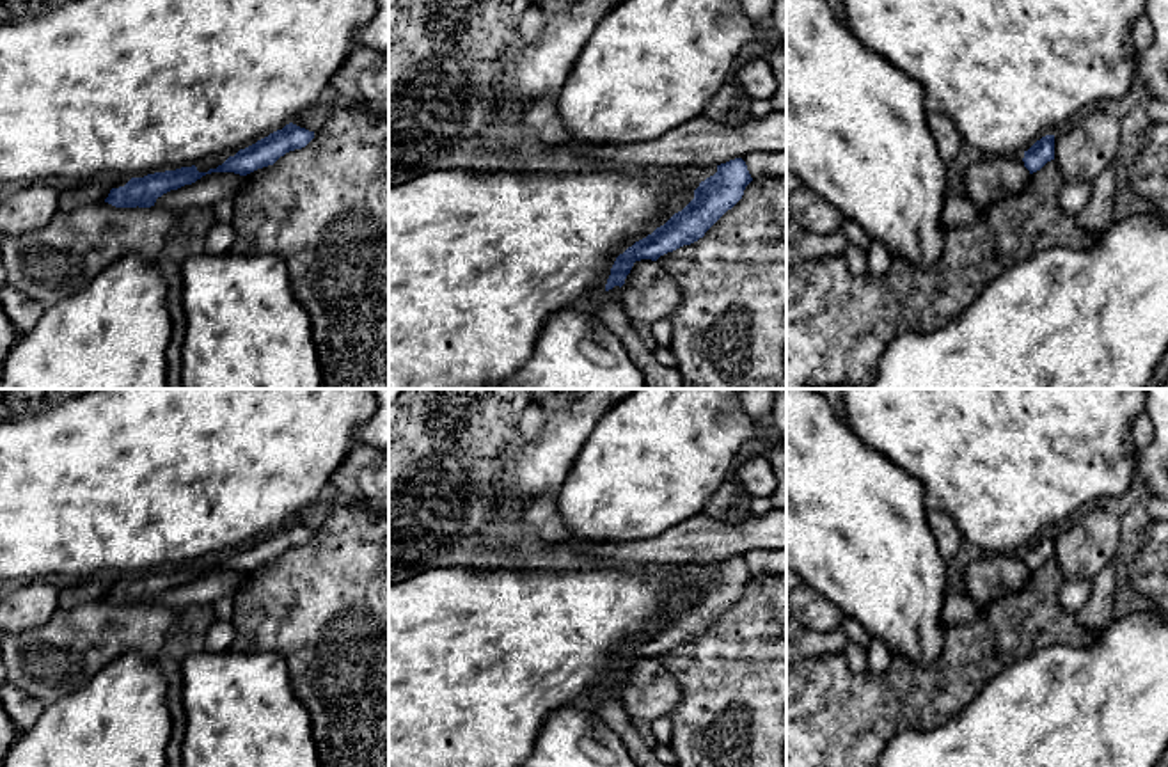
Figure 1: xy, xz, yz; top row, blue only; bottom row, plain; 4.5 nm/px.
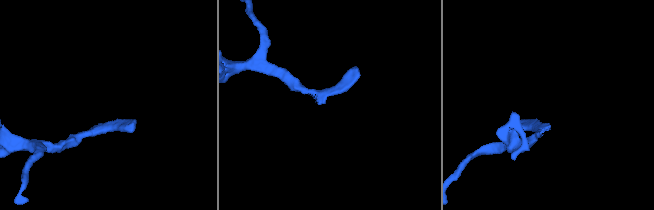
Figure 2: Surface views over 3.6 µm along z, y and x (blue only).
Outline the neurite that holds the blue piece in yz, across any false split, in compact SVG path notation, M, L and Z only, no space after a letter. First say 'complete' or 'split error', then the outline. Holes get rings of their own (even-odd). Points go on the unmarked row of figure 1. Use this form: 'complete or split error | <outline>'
complete | M1046 533L1024 549L1024 565L1030 572L1040 568L1047 559L1054 557L1054 533Z

